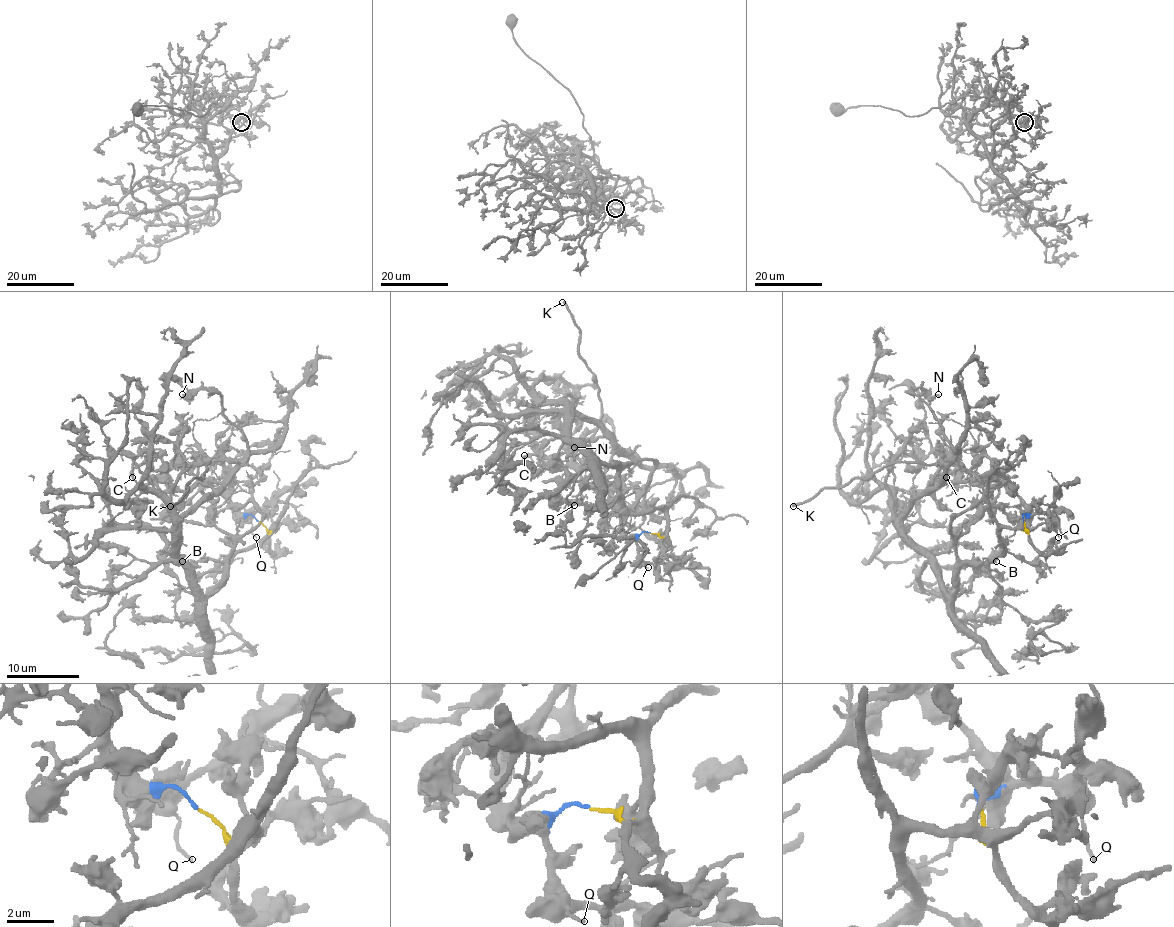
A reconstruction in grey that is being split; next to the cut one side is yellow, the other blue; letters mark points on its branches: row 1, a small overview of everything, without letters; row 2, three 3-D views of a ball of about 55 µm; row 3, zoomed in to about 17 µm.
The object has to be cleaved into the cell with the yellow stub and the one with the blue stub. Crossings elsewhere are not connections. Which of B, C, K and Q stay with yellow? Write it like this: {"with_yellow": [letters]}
{"with_yellow": ["B"]}

